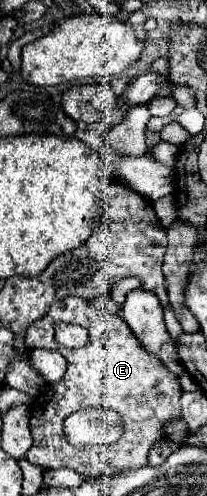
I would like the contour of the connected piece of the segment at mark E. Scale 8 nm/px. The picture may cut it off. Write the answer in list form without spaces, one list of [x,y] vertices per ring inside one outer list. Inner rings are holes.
[[[69,296],[65,300],[55,302],[41,320],[33,322],[25,330],[25,346],[29,350],[33,348],[57,350],[67,360],[65,376],[59,382],[49,384],[33,404],[31,414],[33,446],[25,456],[31,464],[41,466],[43,470],[71,468],[93,478],[125,470],[139,470],[147,466],[149,450],[165,438],[163,428],[181,416],[179,408],[181,384],[179,378],[161,364],[161,360],[151,356],[137,342],[131,328],[117,314],[99,310],[85,298]],[[57,322],[69,322],[87,328],[91,342],[85,348],[77,350],[57,346],[53,338],[53,326]],[[89,406],[115,408],[123,416],[125,434],[113,448],[81,450],[65,440],[63,420],[67,418],[67,414],[73,414],[75,410]]]

